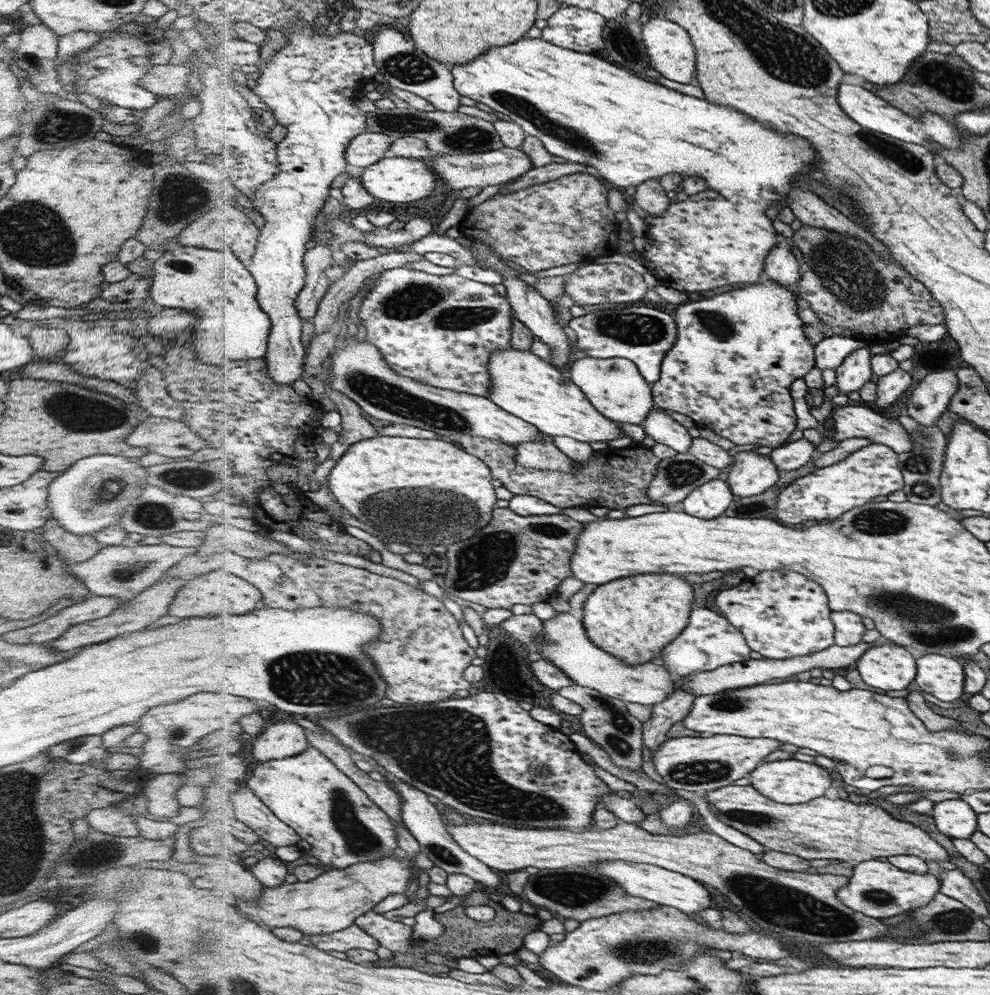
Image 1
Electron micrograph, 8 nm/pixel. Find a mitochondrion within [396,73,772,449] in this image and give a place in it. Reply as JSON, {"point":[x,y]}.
{"point":[523,107]}

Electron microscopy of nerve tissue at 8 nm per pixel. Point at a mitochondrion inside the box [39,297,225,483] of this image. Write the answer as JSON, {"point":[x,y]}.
{"point":[78,414]}

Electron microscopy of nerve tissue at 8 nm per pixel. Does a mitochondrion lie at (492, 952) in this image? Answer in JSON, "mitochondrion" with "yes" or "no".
{"mitochondrion":"no"}

